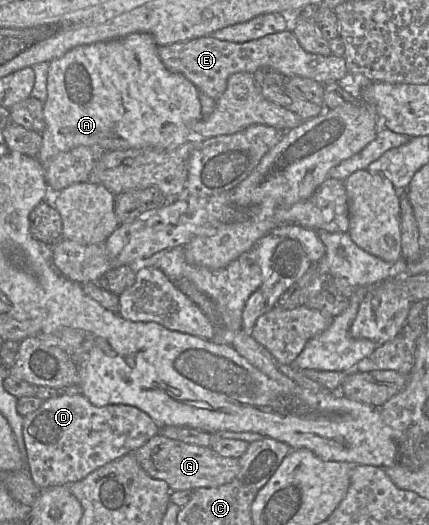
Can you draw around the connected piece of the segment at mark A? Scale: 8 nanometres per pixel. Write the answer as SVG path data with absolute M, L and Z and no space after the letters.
M132 33L122 38L81 45L68 51L59 59L49 62L47 78L47 99L44 104L45 130L42 135L42 148L38 154L38 161L42 167L55 155L72 150L78 146L99 146L106 152L140 148L167 149L175 148L192 137L191 124L203 118L198 89L184 75L169 71L163 64L159 53L159 46L148 33Z

